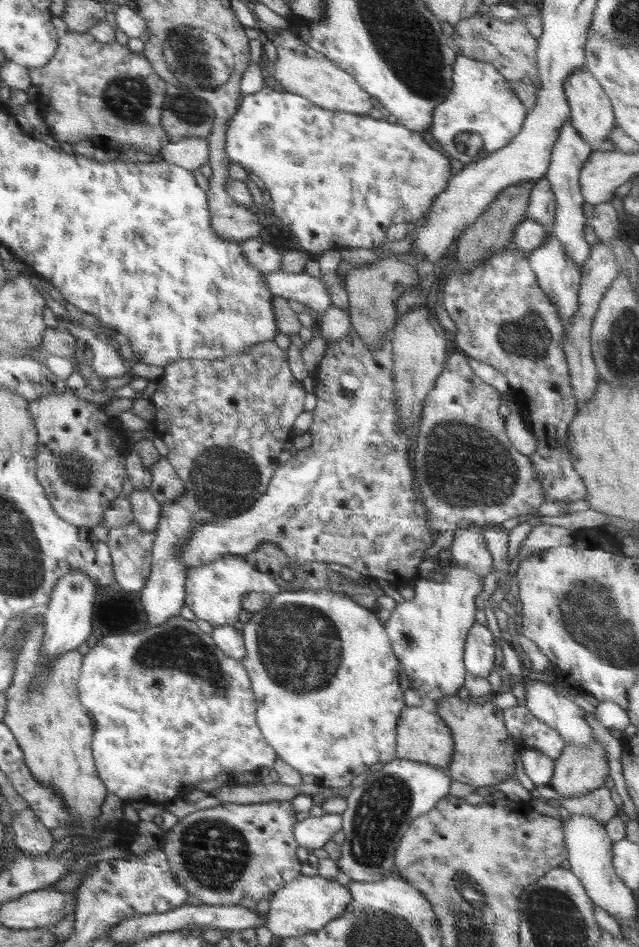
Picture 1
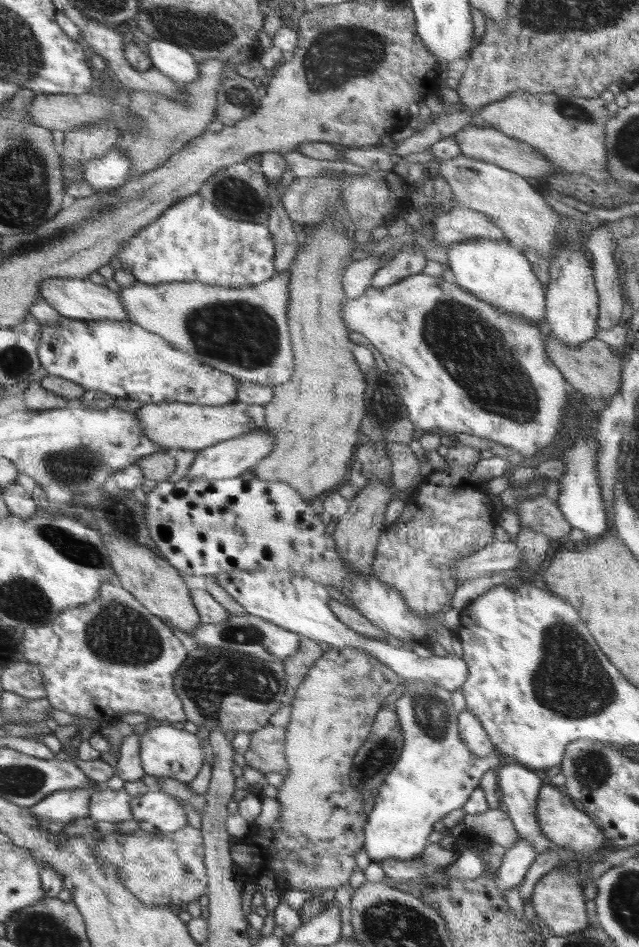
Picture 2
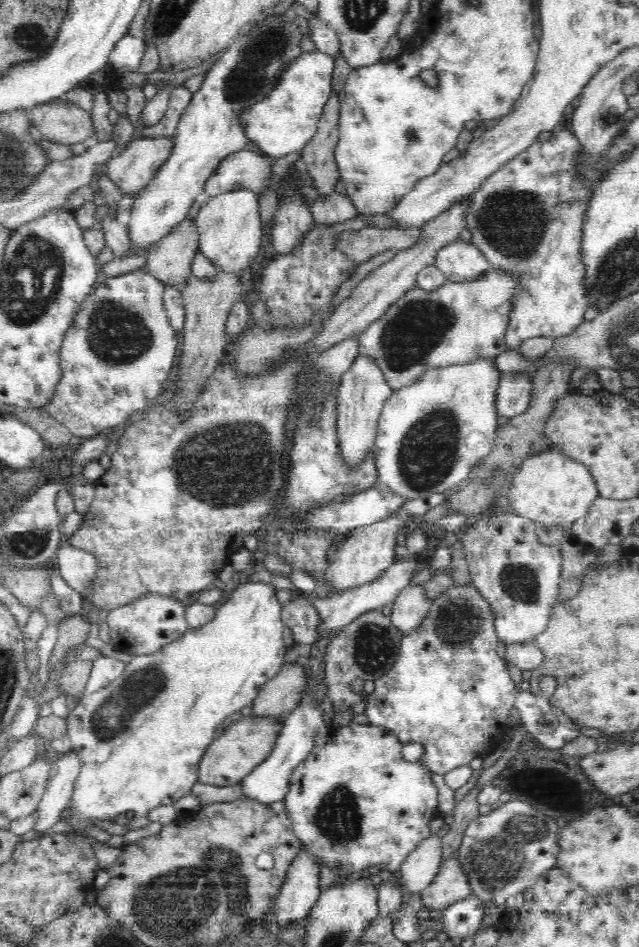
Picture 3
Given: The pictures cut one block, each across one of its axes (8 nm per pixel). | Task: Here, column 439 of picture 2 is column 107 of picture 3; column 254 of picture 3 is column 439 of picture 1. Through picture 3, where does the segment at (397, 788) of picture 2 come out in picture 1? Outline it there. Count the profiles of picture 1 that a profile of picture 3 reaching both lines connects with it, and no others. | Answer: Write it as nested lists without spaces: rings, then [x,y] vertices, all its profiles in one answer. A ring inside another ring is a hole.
[[[455,563],[451,564],[444,582],[431,581],[428,584],[423,580],[417,580],[414,586],[414,598],[404,603],[398,602],[391,612],[391,617],[384,623],[392,652],[396,654],[401,668],[406,671],[411,688],[420,693],[427,706],[431,706],[445,696],[456,695],[464,686],[464,676],[467,672],[463,660],[465,642],[470,627],[475,623],[476,598],[478,599],[478,596],[482,594],[484,580],[485,576],[478,576],[470,572],[470,569],[459,567]]]

